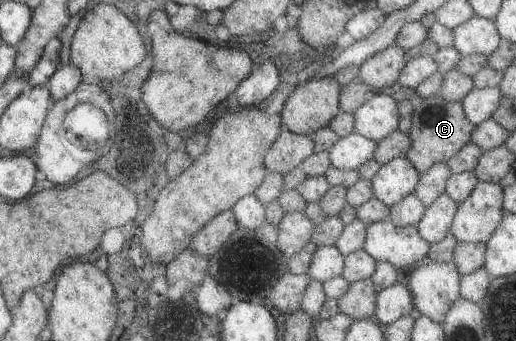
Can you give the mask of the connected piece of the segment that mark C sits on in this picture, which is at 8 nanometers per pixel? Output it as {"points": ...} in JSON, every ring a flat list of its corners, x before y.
{"points":[[436,95,415,100,411,115,411,126,407,136,411,144,403,155,416,170,416,173,424,173,432,164,444,163,451,158,462,146,469,142,470,134,474,131,472,125,464,117,463,109,459,102,449,102]]}

